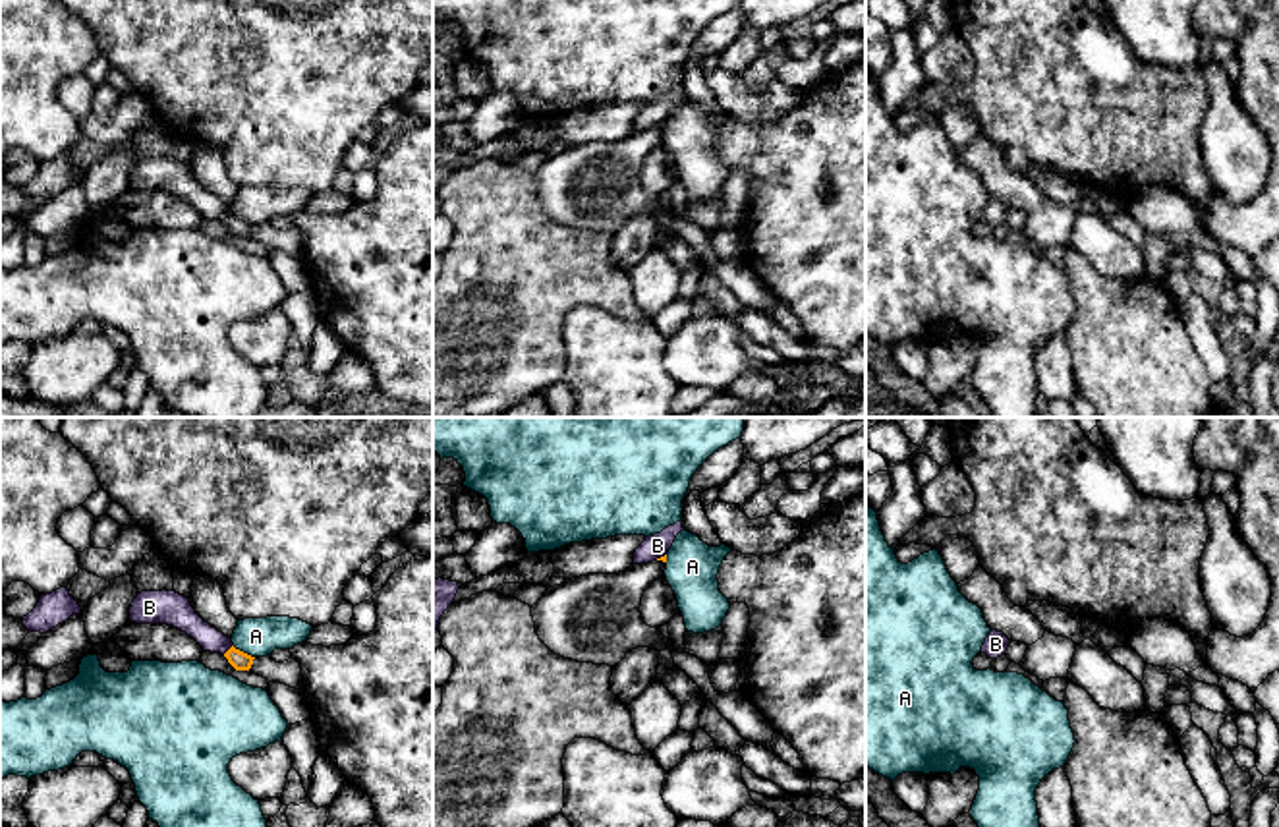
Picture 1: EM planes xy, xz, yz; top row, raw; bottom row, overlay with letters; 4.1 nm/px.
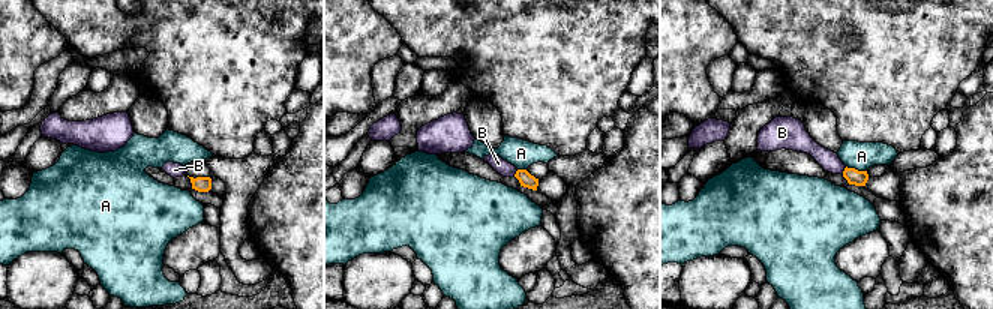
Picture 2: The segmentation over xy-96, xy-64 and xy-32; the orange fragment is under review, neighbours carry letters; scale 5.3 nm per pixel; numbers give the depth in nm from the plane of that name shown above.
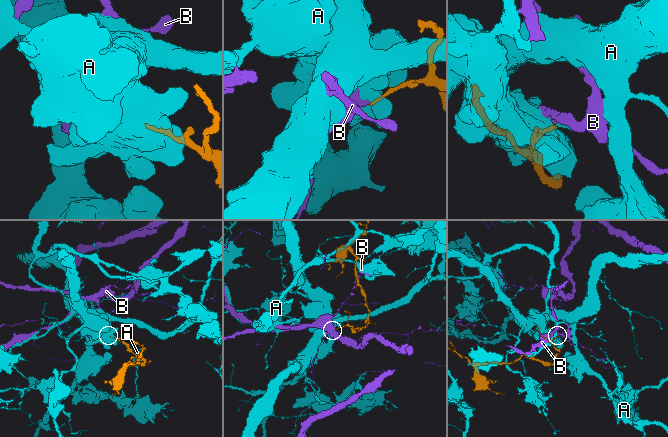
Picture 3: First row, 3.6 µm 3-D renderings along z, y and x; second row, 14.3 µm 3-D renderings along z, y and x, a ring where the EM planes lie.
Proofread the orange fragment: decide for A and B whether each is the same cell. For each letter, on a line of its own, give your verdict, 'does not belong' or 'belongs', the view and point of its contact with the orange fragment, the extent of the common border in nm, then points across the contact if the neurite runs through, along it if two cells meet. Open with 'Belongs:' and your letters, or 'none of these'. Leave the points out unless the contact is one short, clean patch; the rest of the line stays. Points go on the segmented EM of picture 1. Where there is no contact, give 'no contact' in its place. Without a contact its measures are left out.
Belongs: none of these
A: does not belong; meets orange in xy at (242, 652); contact 110 nm long; border along xy (232, 646), (254, 657)
B: does not belong; meets orange in xy at (228, 650); contact 60 nm long; border along xy (232, 644), (223, 654)

